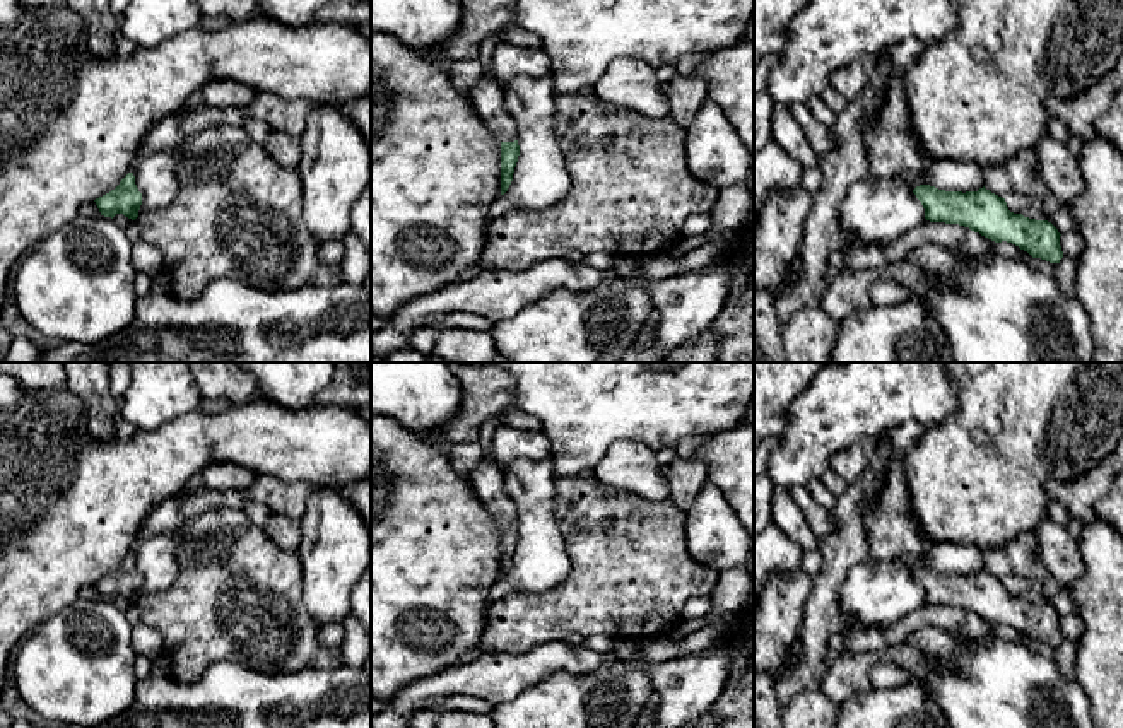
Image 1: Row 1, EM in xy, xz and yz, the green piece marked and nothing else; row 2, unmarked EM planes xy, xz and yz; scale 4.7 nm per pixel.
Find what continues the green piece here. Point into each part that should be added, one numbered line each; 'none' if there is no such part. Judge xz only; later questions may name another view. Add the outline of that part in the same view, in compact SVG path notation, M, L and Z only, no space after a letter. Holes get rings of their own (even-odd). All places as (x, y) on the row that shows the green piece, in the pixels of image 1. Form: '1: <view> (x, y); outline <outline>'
1: xz (486, 98); outline M482 75L470 92L470 103L499 142L518 140L516 123L506 111L503 87L496 80Z

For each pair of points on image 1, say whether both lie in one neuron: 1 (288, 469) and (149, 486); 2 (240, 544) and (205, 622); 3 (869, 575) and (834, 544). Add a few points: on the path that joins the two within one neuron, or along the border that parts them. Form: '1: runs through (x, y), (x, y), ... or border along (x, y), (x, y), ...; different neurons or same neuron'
1: runs through (253, 440), (197, 440), (183, 452); same neuron
2: runs through (233, 563), (233, 595), (224, 604); same neuron
3: border along (870, 557), (858, 563), (848, 575), (840, 600); different neurons

